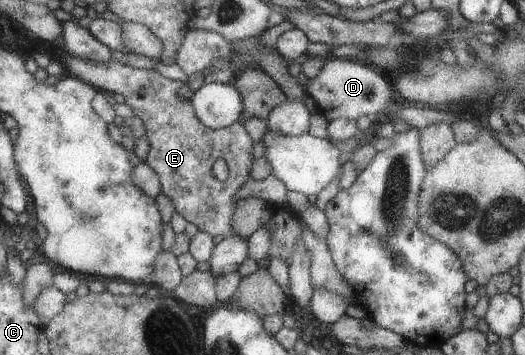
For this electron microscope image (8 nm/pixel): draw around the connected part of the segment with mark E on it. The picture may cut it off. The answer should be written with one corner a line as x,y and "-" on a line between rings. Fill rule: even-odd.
63,45
54,46
53,57
60,59
67,73
94,84
100,91
121,93
127,98
135,115
145,121
147,134
152,140
152,151
146,162
159,173
163,194
176,204
177,213
197,225
199,231
212,236
232,236
234,233
234,212
238,201
234,196
248,180
254,162
256,140
249,134
242,122
224,129
210,128
202,122
194,108
193,100
180,94
185,83
173,80
150,69
129,66
118,60
94,62
70,54
-
222,158
229,167
229,178
220,182
214,174
214,163

